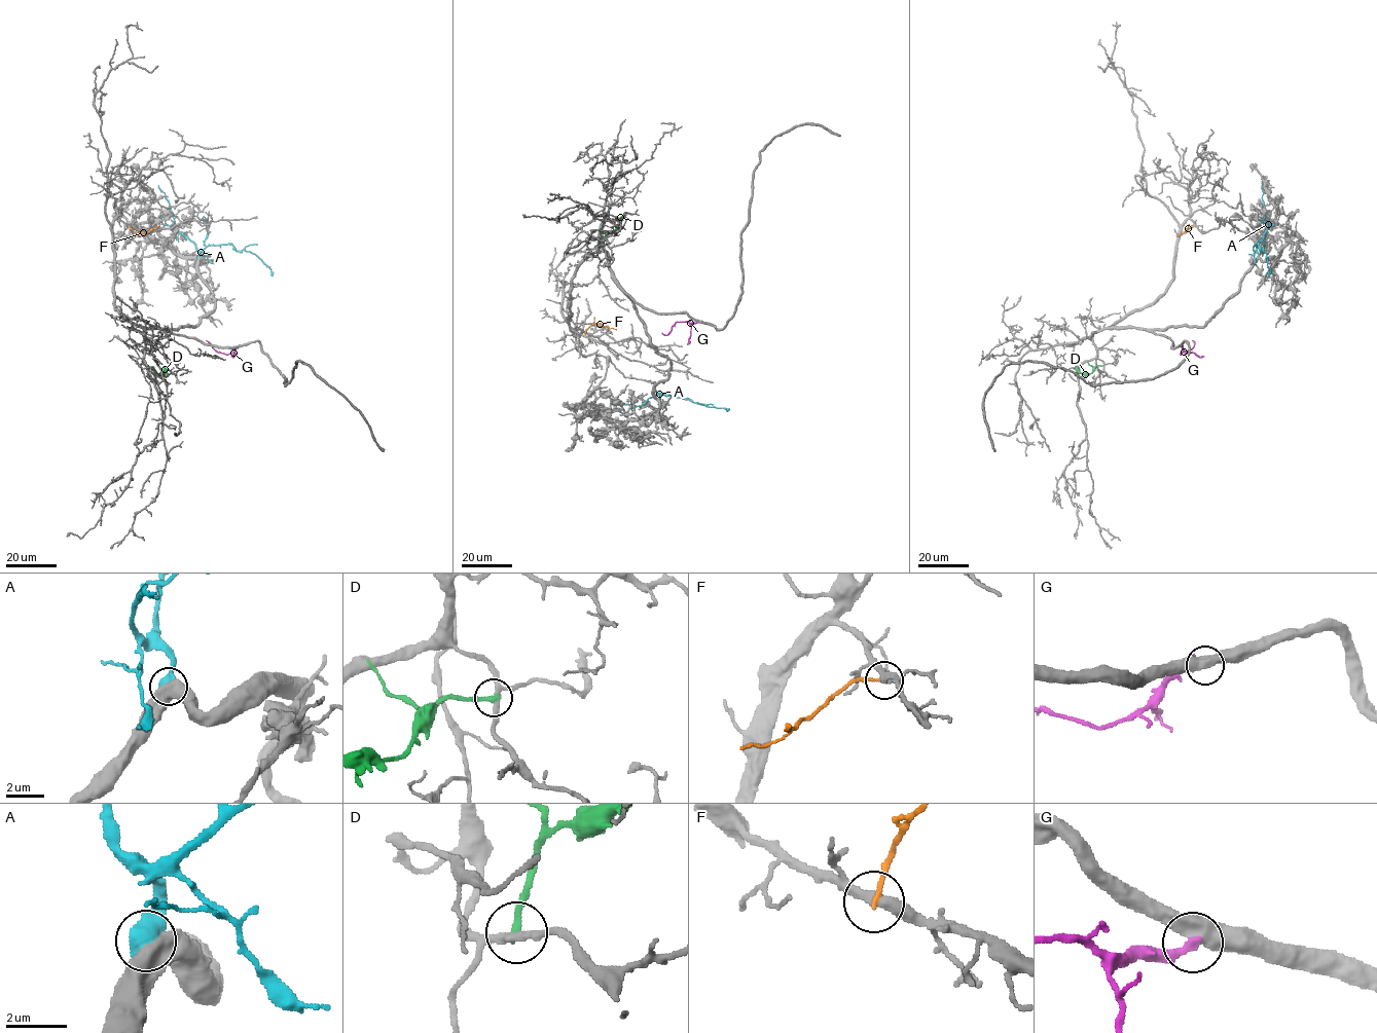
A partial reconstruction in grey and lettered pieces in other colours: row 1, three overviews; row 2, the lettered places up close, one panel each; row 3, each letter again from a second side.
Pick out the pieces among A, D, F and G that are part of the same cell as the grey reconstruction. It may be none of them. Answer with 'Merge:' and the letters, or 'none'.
Merge: none

